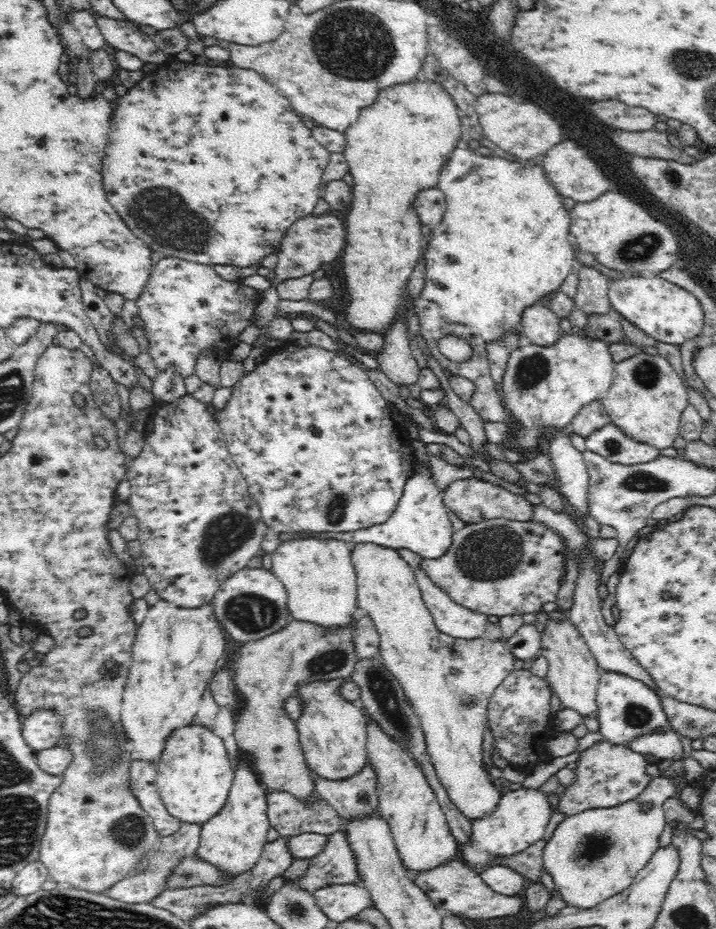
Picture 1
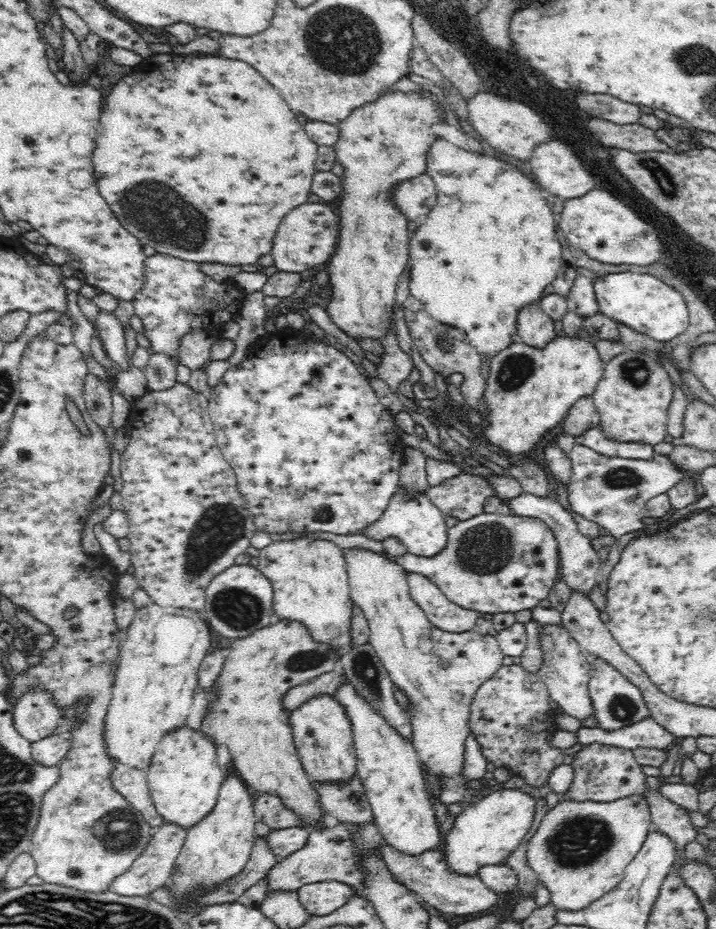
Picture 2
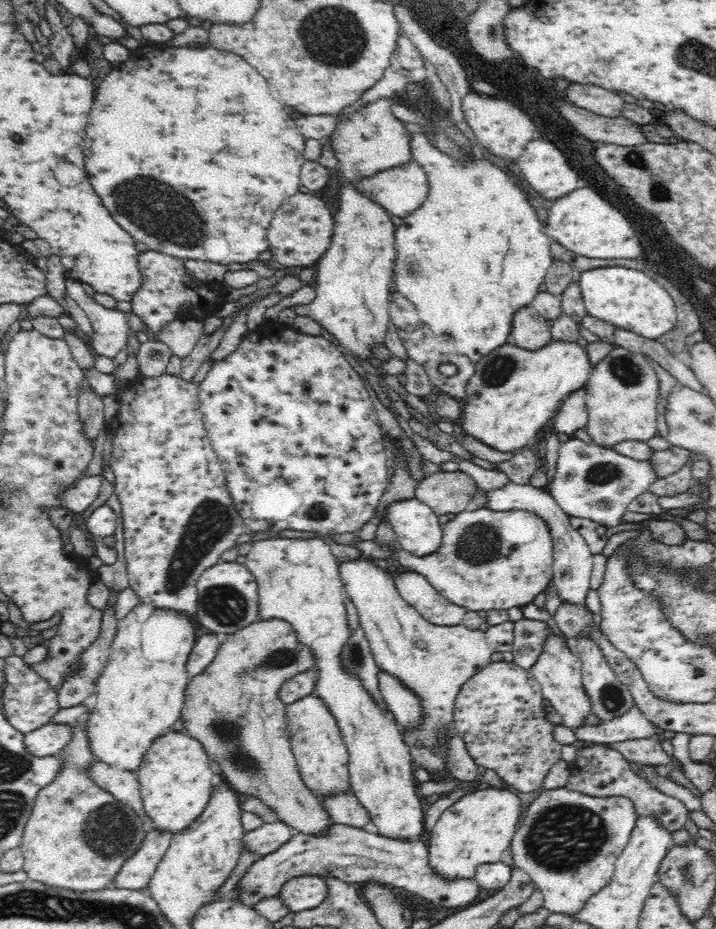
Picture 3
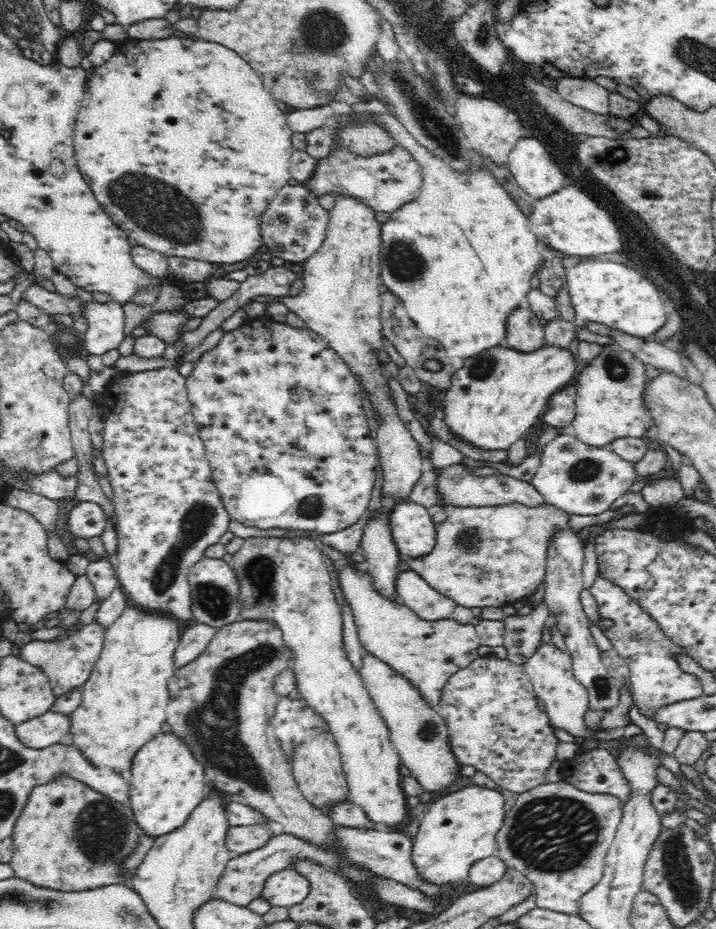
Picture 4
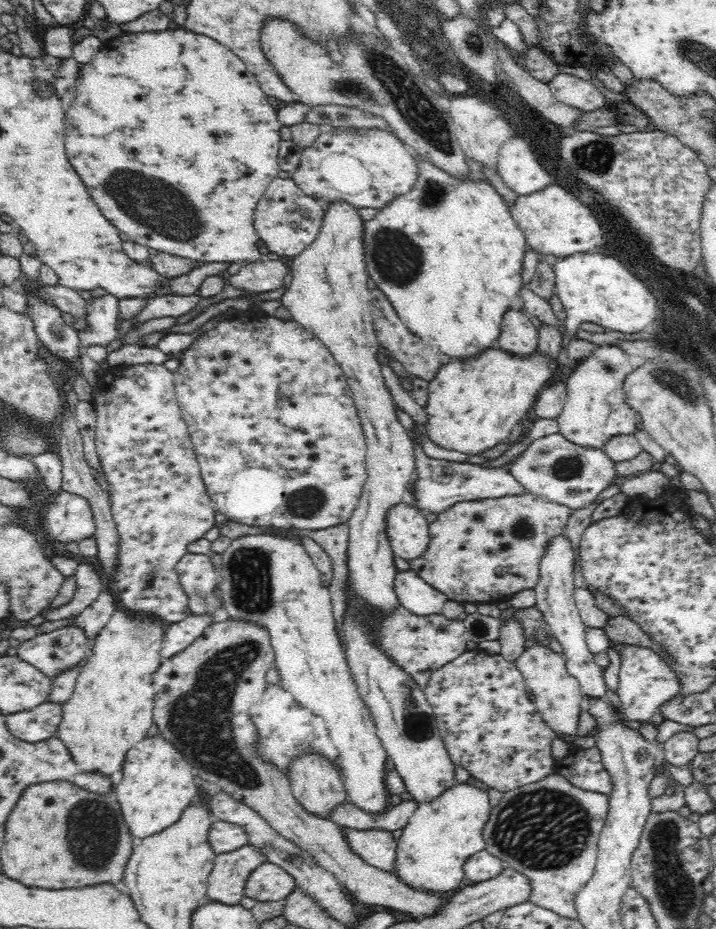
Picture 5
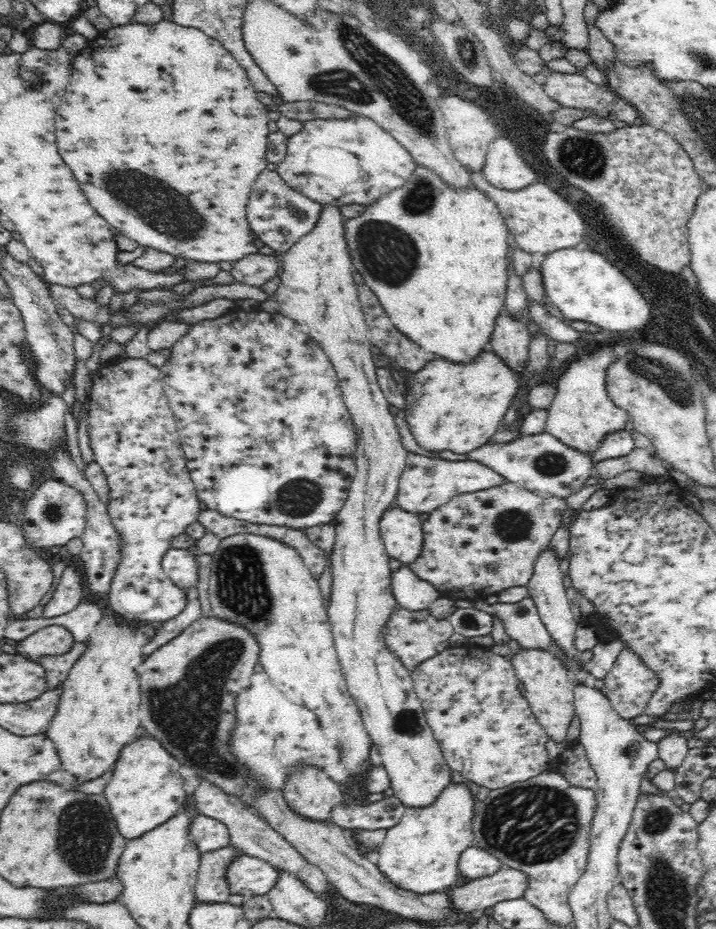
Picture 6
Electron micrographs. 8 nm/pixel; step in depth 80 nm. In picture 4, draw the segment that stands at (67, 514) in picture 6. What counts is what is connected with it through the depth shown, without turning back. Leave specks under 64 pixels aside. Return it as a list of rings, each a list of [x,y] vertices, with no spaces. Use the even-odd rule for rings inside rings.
[[[78,501],[70,512],[67,512],[66,532],[77,538],[101,536],[108,525],[109,516],[99,503]]]

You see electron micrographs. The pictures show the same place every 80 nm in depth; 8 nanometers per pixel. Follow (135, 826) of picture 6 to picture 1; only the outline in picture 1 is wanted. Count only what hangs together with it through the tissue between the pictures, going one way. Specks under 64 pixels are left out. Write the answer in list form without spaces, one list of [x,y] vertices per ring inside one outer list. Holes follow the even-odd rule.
[[[190,725],[175,730],[165,741],[165,749],[157,761],[156,785],[168,812],[186,823],[200,824],[210,820],[224,808],[234,784],[235,770],[228,757],[224,739],[212,729]]]

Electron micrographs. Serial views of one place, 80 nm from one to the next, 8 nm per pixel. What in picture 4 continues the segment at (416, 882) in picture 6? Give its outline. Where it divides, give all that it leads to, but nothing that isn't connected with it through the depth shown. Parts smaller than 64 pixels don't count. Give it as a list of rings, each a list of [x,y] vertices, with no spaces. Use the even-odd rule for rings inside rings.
[[[462,782],[460,792],[452,792],[442,800],[438,798],[420,822],[420,832],[414,836],[413,864],[420,879],[437,886],[465,884],[474,863],[497,856],[495,836],[503,827],[505,800],[508,798],[503,790],[481,788],[470,782]]]

